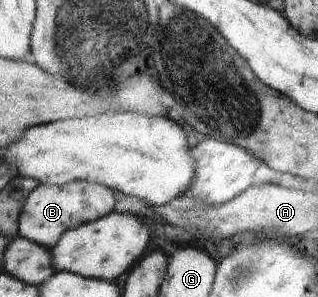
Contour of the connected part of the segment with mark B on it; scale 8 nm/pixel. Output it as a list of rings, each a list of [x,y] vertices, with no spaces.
[[[87,180],[62,186],[42,184],[27,199],[27,205],[21,213],[20,235],[43,247],[55,249],[61,243],[61,236],[69,229],[99,221],[115,212],[117,201],[114,189]]]

